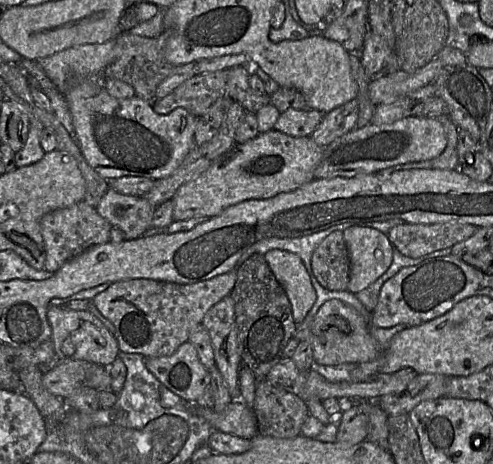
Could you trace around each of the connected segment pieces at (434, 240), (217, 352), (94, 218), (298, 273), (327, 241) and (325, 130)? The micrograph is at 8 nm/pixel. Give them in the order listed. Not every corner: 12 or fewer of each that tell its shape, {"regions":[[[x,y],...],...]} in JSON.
{"regions":[[[401,223],[387,234],[404,256],[451,248],[477,227]],[[230,295],[201,323],[232,399],[239,399],[235,305]],[[84,200],[45,214],[44,269],[109,242],[112,225]],[[269,250],[264,258],[300,324],[317,298],[302,259]],[[342,231],[315,248],[312,271],[331,291],[344,291],[350,257]],[[357,98],[331,110],[311,134],[321,147],[356,127]]]}

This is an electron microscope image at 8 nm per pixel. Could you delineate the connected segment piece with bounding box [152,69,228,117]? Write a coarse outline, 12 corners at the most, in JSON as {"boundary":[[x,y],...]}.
{"boundary":[[227,70],[196,74],[153,110],[202,116],[226,95]]}

